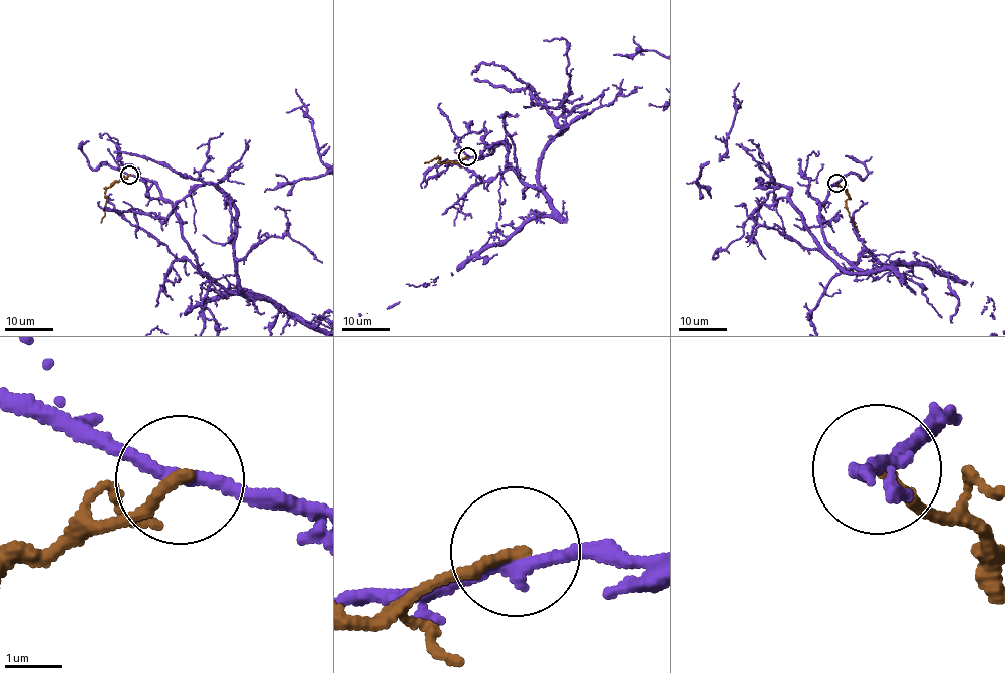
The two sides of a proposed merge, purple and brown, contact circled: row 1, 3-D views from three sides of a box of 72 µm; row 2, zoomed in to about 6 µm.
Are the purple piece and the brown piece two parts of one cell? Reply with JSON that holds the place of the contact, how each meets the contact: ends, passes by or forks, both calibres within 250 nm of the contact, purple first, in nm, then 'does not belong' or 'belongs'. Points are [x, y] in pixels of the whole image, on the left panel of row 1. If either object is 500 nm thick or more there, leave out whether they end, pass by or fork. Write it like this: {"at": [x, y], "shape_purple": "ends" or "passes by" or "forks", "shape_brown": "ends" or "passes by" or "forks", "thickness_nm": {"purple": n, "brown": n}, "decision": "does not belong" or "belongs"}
{"at": [129, 175], "shape_purple": "passes by", "shape_brown": "ends", "thickness_nm": {"purple": 240, "brown": 200}, "decision": "does not belong"}

